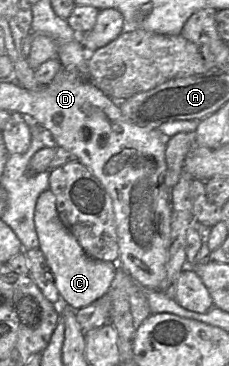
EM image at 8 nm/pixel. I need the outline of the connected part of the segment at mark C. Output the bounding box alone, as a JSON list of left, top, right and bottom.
[34,189,118,310]

